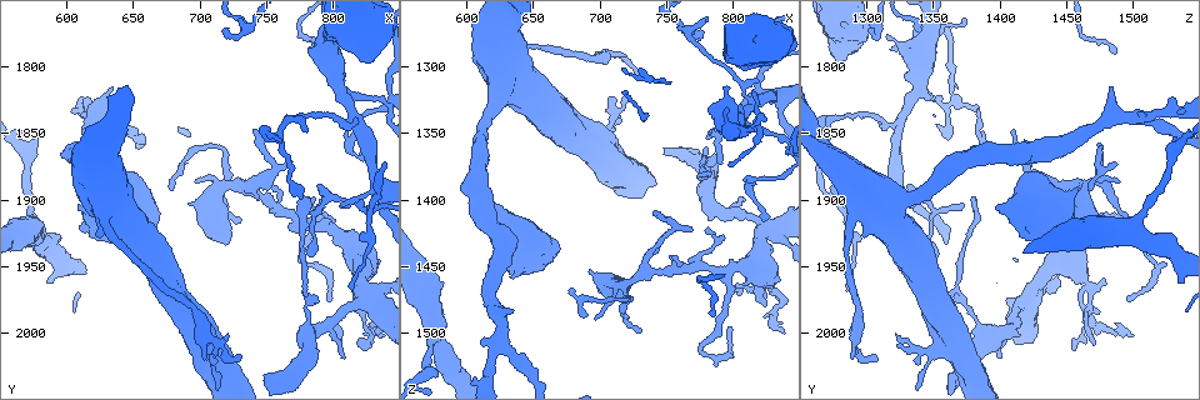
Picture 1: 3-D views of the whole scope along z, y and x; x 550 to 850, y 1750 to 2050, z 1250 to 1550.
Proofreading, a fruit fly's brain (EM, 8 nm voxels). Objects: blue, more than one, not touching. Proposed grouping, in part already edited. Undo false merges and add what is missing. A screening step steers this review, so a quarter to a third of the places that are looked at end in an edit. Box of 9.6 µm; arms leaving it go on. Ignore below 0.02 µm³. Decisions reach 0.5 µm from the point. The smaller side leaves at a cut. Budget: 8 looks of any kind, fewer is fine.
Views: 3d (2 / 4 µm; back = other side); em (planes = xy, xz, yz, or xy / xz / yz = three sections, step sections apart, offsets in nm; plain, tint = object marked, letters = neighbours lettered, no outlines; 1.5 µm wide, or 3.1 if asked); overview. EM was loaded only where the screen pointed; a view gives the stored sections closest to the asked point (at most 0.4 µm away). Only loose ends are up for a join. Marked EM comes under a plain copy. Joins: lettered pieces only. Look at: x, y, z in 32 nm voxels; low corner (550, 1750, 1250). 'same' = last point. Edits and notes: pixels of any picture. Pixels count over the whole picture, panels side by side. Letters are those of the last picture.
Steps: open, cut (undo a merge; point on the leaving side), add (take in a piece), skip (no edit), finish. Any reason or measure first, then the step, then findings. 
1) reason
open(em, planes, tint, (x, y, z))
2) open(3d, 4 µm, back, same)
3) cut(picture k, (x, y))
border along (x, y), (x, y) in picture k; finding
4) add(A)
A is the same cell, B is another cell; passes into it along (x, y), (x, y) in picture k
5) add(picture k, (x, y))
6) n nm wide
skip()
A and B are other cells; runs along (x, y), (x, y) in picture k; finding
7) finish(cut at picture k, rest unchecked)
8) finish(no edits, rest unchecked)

stops while still wide
open(3d, 2 µm, (608, 1904, 1398))

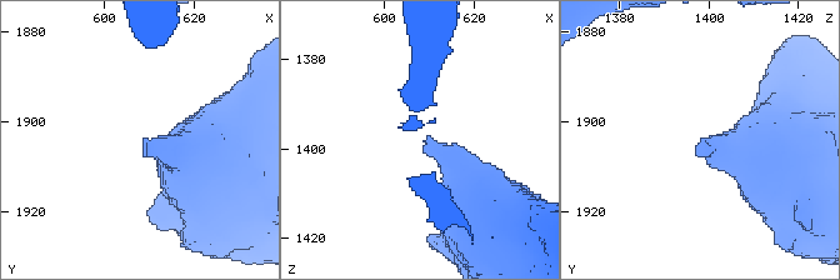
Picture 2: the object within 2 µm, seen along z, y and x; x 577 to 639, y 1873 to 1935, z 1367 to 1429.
shape alone is not enough
open(em, planes, letters, (609, 1904, 1398))

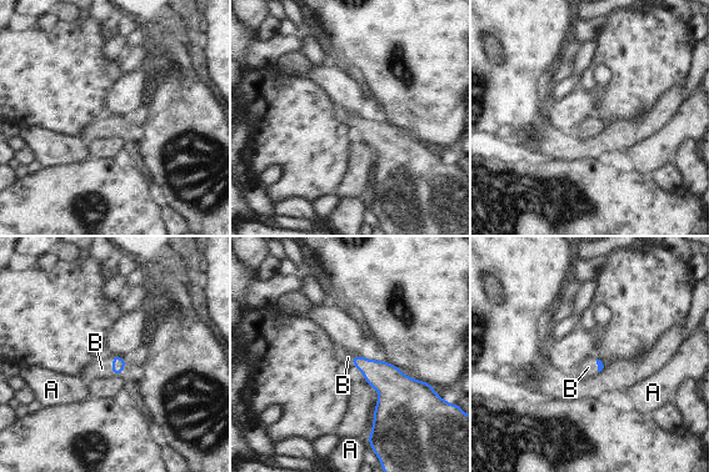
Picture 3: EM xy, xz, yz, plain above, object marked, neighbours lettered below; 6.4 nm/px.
B touches over 130 nm
add(B)
B is the same cell, A is another cell; the neuron continues

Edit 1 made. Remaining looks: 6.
stops while still wide
open(em, planes, letters, (622, 1928, 1298))

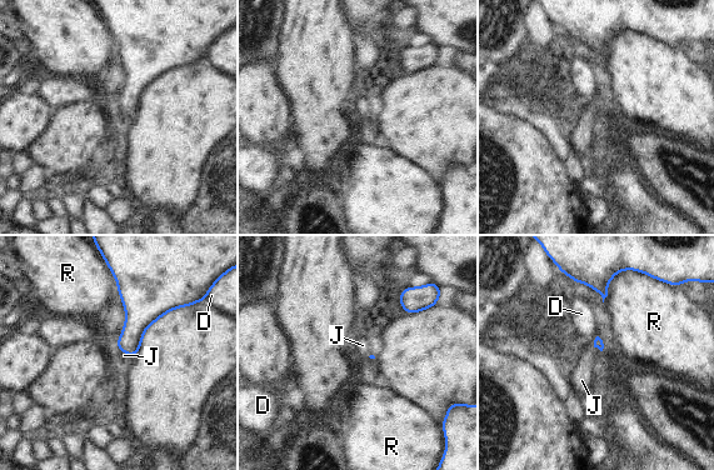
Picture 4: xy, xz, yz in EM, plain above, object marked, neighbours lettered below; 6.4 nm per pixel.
add(J)
J is the same cell, D and R are other cells; the neuron continues

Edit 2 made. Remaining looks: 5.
tapers out
open(em, planes, tint, (776, 1902, 1278))

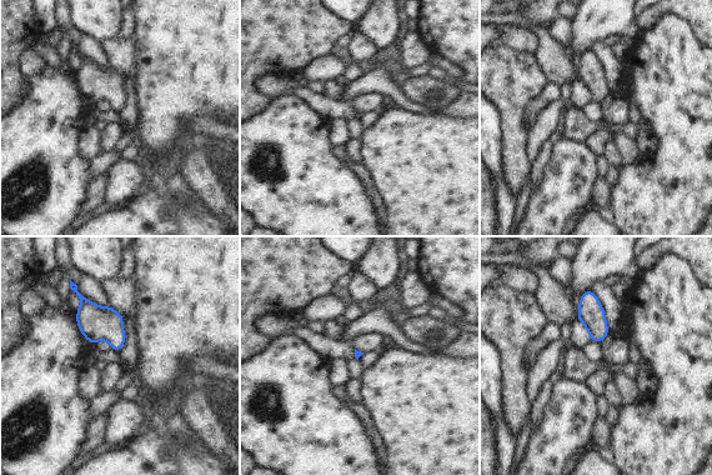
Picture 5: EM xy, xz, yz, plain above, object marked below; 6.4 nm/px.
open(em, planes, letters, same)

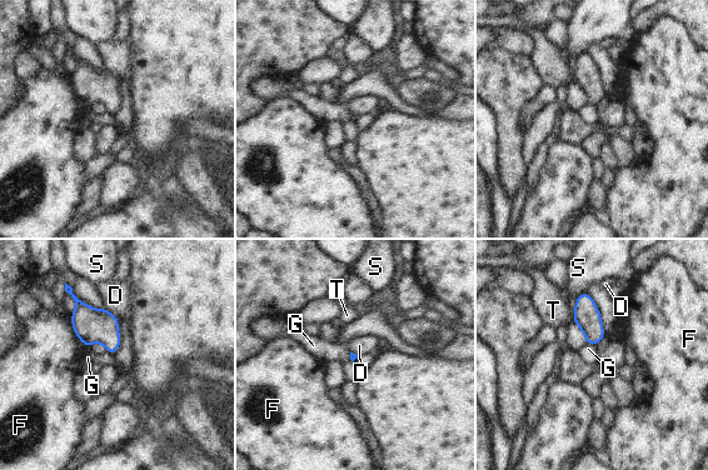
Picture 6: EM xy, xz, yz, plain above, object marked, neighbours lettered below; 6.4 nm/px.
F touches over 180 nm
skip()
D, F, G, S and T are other cells; border along (104, 306), (116, 318) in picture 6; none of them fits

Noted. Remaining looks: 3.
finish(add at picture 3, add at picture 4, rest unchecked)

